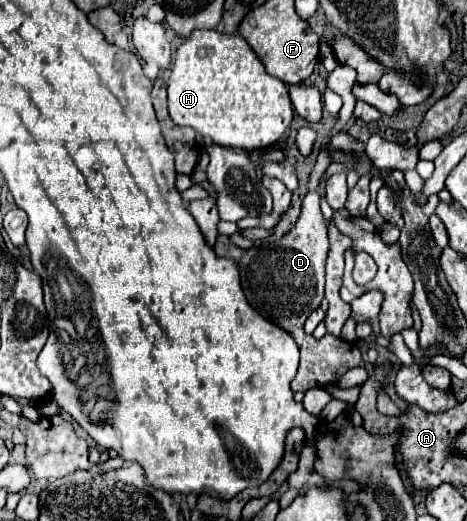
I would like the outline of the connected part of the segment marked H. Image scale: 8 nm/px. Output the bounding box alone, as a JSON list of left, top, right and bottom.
[168,30,294,152]

